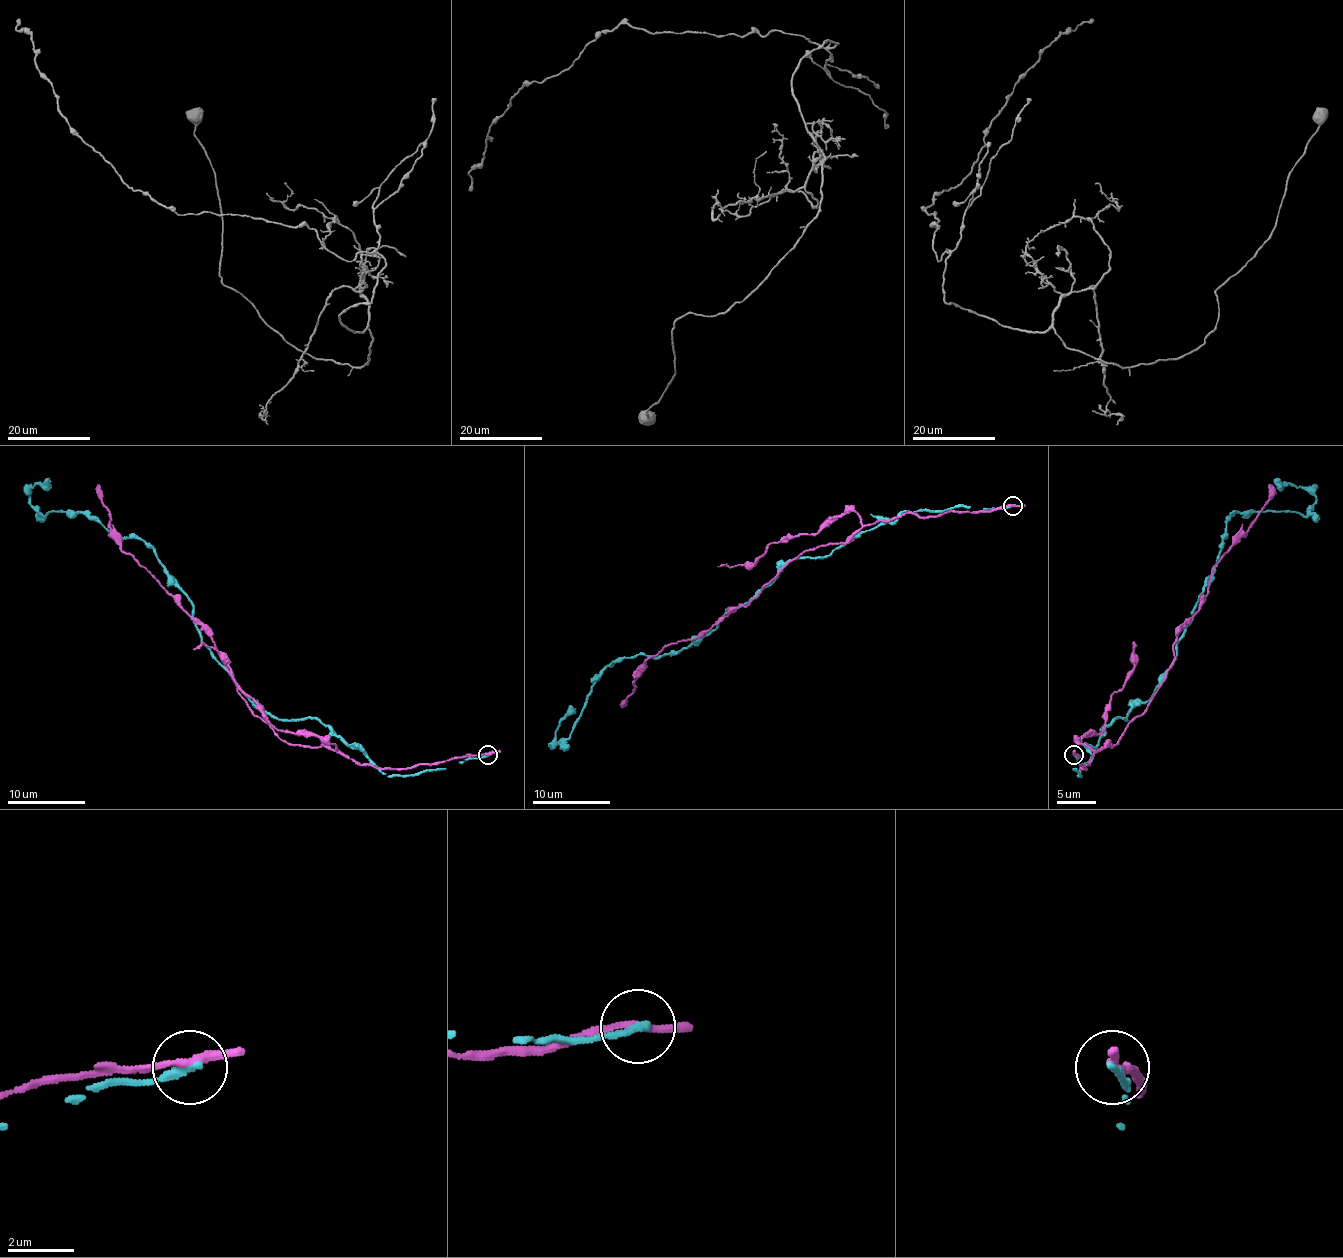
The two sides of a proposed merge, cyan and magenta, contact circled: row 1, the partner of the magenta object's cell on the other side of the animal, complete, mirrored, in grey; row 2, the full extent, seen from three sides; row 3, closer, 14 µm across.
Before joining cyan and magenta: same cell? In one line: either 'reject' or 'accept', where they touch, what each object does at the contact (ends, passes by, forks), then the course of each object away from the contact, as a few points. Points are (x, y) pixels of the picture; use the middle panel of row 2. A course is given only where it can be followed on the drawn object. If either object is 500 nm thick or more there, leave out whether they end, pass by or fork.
reject; place (1012, 505); cyan ends; magenta passes by; course cyan (1013, 505), (903, 512), (823, 557), (790, 559), (676, 654), (612, 661), (554, 746), (558, 721), (576, 708); course magenta (1013, 505), (903, 512), (845, 543), (810, 549), (709, 630), (645, 661), (624, 702)

